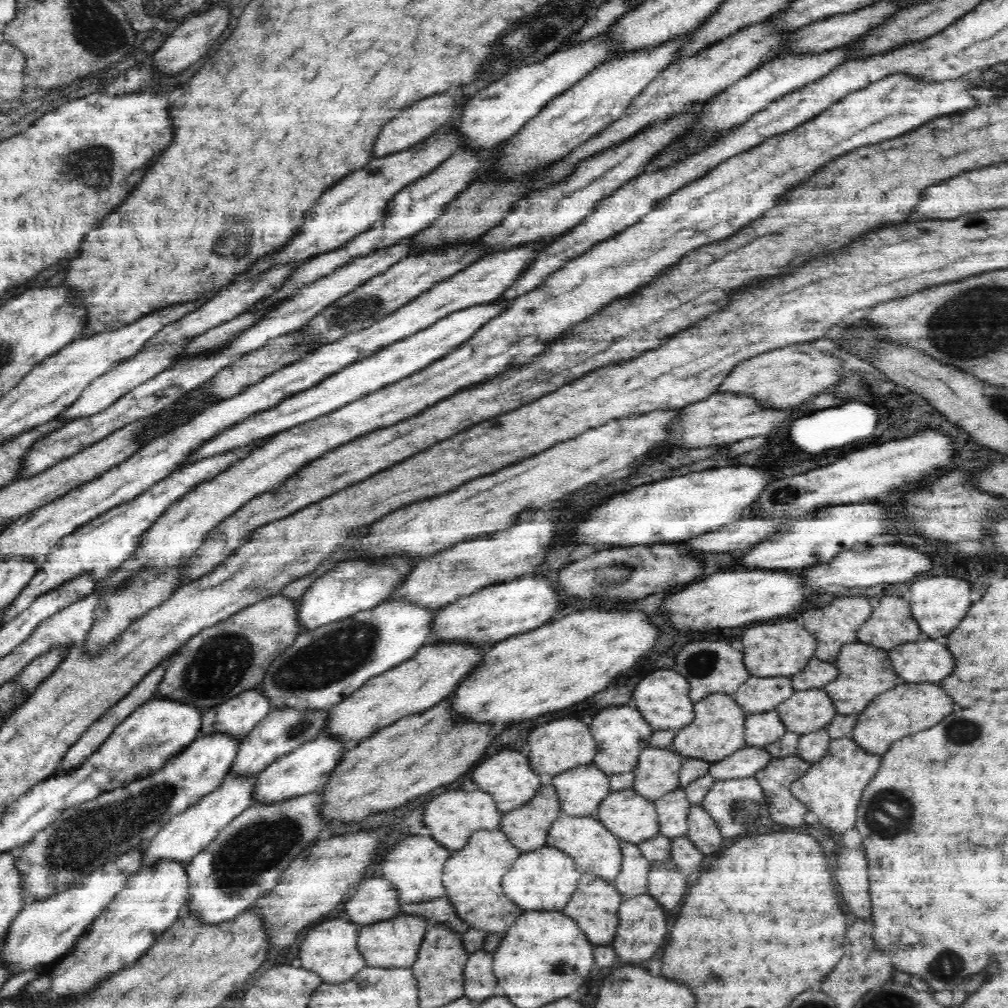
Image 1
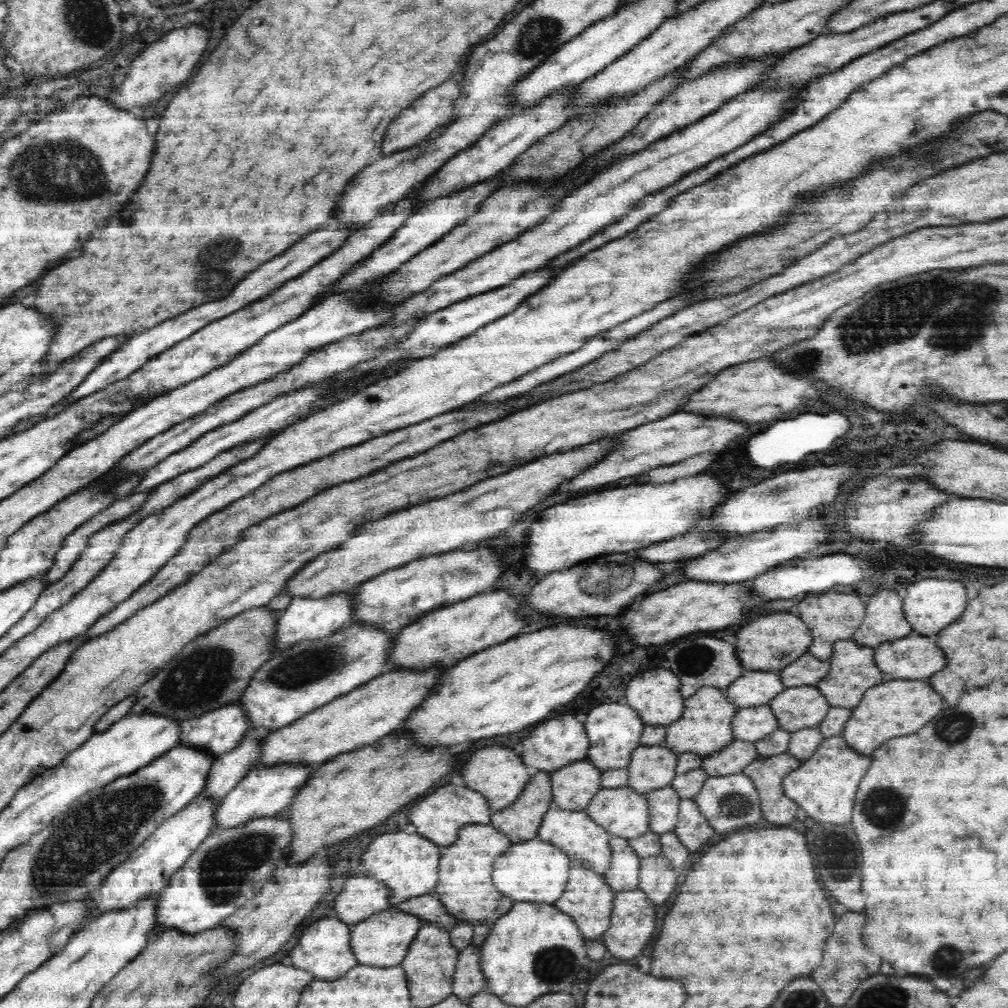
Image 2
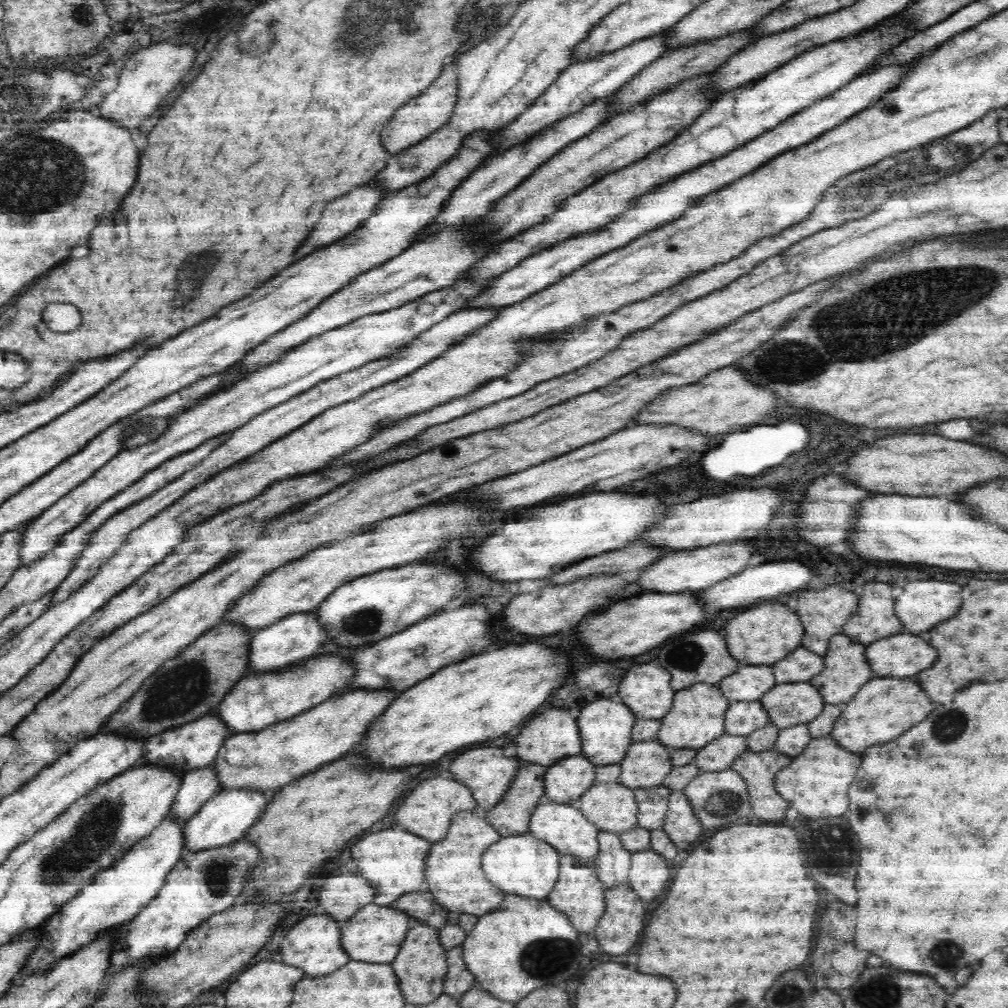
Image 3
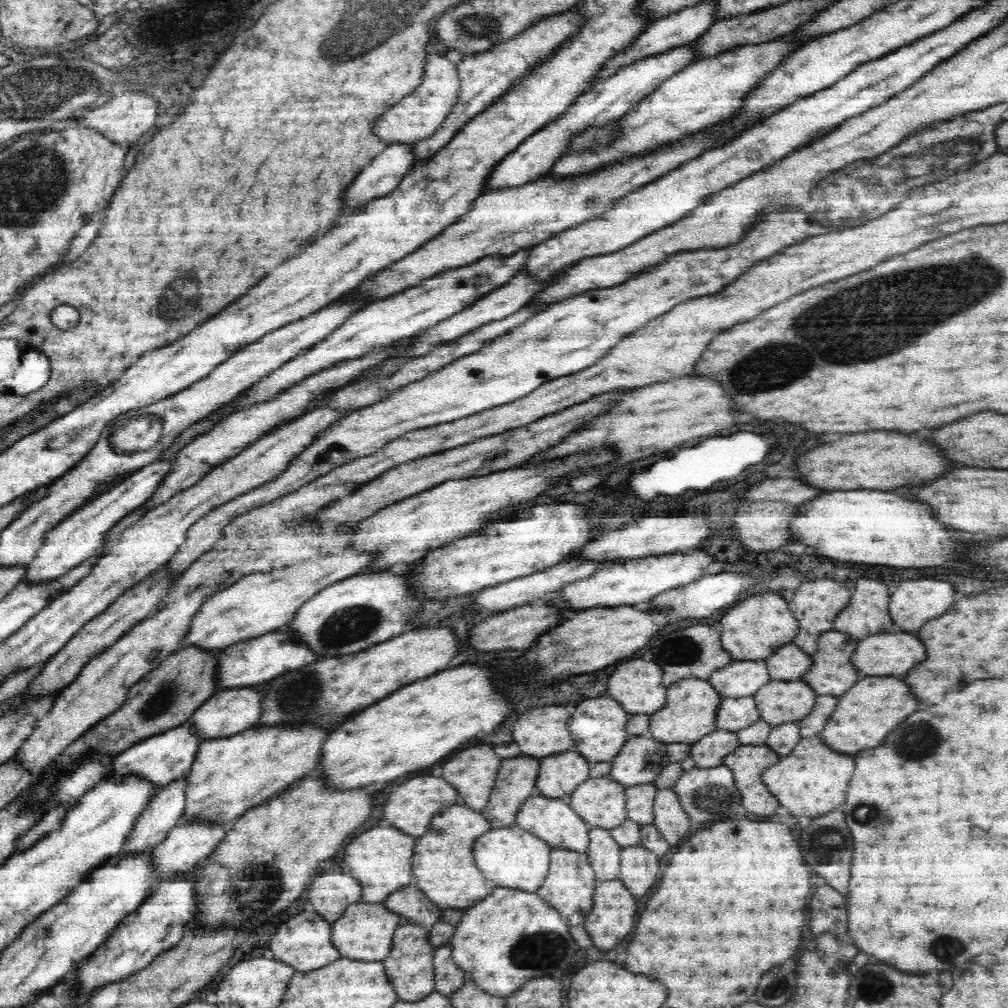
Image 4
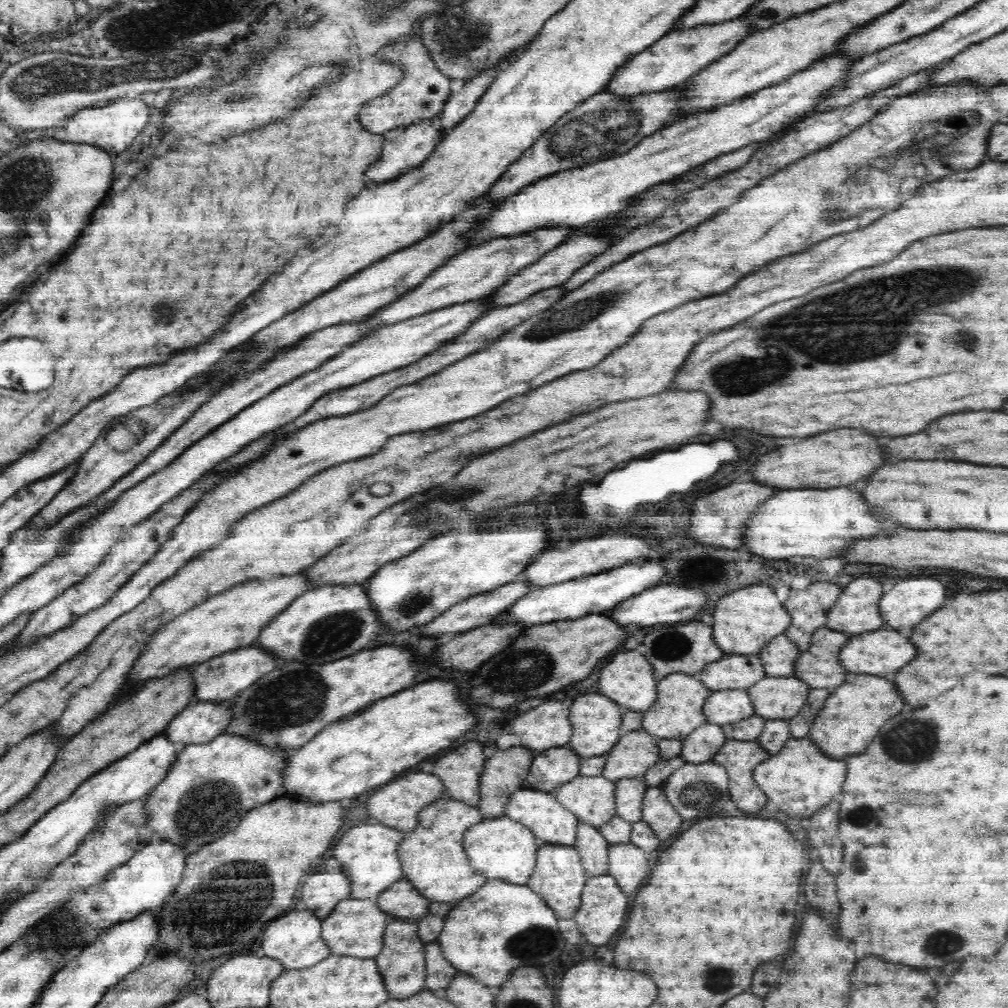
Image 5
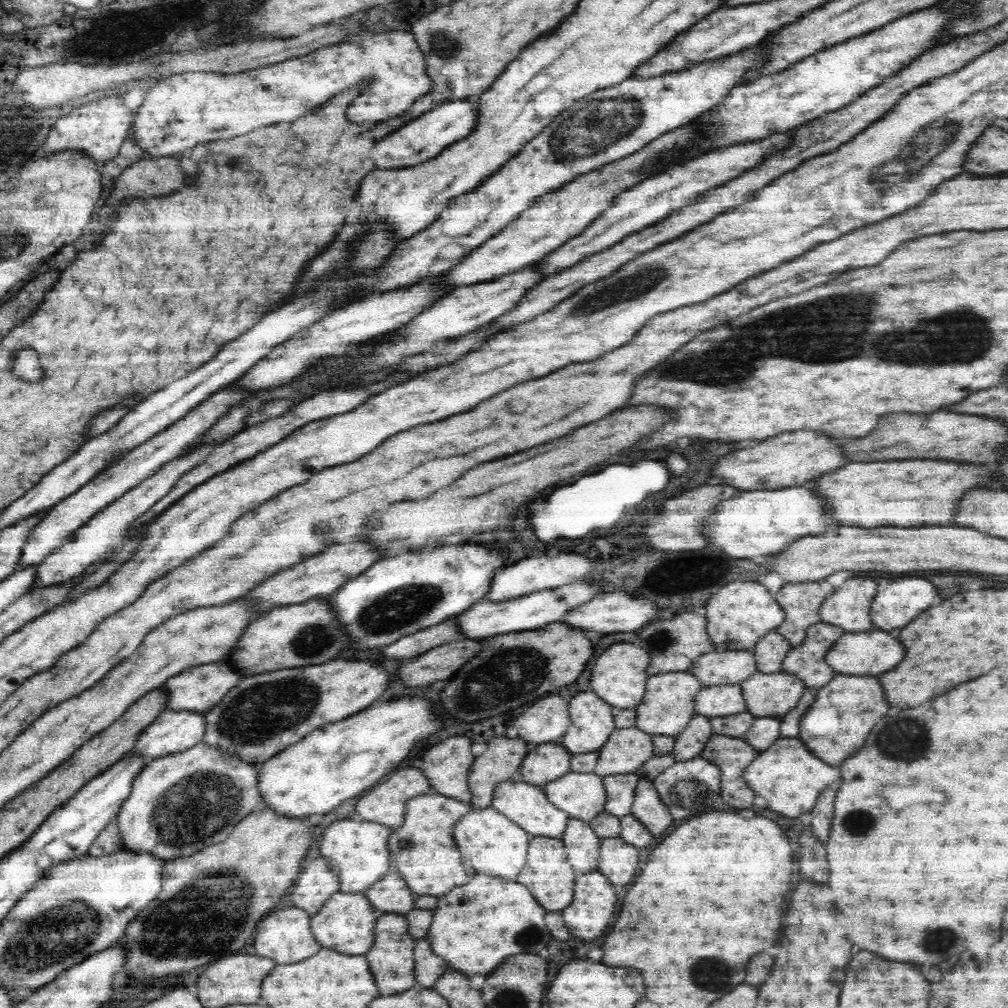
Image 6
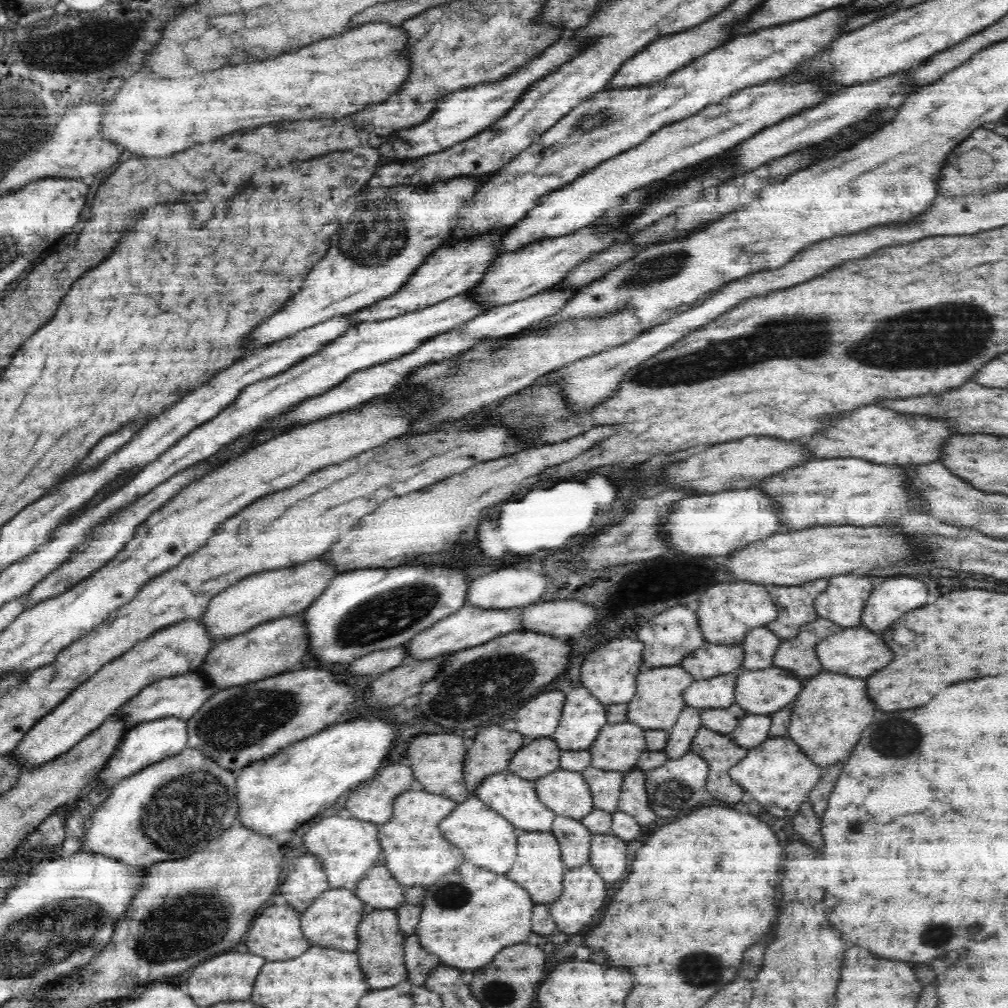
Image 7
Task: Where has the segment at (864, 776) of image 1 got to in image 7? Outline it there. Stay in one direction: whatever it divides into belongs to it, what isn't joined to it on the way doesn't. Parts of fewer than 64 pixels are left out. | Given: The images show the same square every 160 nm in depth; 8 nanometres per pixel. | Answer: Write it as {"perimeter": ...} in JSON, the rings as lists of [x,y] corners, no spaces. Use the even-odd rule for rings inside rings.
{"perimeter":[[[770,736],[756,748],[749,749],[742,760],[730,767],[728,775],[750,792],[766,812],[778,818],[791,818],[800,811],[800,804],[809,798],[808,794],[818,784],[822,772],[806,754],[800,752],[800,747],[792,739]]]}

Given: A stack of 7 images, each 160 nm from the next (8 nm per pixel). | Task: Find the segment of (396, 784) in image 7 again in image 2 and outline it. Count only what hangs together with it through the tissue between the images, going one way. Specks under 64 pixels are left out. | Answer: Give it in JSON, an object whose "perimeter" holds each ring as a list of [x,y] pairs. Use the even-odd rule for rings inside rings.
{"perimeter":[[[446,784],[426,798],[422,798],[412,810],[410,810],[410,820],[416,826],[416,832],[426,837],[429,841],[439,845],[442,849],[454,844],[458,838],[458,830],[466,824],[491,824],[490,816],[493,810],[486,802],[482,794],[468,790],[468,787],[454,786]]]}

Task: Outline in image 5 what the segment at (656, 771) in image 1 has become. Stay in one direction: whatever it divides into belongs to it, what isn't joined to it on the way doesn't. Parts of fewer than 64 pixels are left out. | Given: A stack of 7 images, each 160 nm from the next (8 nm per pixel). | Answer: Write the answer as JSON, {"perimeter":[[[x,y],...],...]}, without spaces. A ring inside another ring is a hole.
{"perimeter":[[[643,728],[623,732],[607,753],[602,775],[611,781],[642,776],[661,759],[657,741]]]}

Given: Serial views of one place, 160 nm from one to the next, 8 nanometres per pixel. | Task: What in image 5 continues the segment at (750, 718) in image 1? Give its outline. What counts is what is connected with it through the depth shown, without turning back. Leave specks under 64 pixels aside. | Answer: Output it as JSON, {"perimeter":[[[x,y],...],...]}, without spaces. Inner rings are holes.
{"perimeter":[[[744,689],[712,691],[702,712],[706,722],[719,725],[734,724],[755,715],[748,691]]]}

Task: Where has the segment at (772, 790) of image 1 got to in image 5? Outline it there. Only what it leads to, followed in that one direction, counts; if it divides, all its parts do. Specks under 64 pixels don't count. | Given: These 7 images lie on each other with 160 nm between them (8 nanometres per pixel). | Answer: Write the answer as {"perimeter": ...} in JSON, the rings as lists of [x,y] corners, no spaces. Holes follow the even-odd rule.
{"perimeter":[[[727,739],[714,754],[712,761],[728,771],[728,789],[731,800],[746,812],[760,812],[768,798],[754,783],[752,772],[771,754],[758,741]]]}

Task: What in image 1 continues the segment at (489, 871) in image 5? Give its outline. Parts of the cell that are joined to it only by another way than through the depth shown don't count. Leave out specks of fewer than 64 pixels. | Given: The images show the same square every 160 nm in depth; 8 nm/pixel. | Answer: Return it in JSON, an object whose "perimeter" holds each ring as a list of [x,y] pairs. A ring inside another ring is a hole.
{"perimeter":[[[547,845],[531,849],[530,852],[522,852],[502,878],[501,887],[506,896],[525,911],[563,911],[580,878],[582,872],[575,867],[574,859],[568,853]]]}

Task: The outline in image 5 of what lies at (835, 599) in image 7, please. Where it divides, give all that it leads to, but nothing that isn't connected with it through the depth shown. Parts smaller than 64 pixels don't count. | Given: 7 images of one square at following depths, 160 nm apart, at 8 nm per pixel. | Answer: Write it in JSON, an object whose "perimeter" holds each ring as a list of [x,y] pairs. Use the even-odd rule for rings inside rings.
{"perimeter":[[[868,576],[856,578],[842,589],[838,600],[826,614],[826,626],[849,636],[886,628],[878,610],[882,584]]]}

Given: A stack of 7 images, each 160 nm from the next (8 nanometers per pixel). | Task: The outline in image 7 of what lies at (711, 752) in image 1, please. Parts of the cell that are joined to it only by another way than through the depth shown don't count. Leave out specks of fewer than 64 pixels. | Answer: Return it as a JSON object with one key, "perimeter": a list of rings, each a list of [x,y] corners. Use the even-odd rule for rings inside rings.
{"perimeter":[[[658,666],[658,668],[643,669],[636,676],[634,698],[627,703],[626,718],[648,730],[670,730],[682,708],[686,706],[682,692],[695,681],[686,669],[678,666]]]}

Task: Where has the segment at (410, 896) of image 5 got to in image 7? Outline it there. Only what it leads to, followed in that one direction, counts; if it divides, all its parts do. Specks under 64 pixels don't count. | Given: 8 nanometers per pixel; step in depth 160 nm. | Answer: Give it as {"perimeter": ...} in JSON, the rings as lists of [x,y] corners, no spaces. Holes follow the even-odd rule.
{"perimeter":[[[384,863],[372,866],[353,889],[364,904],[375,909],[396,909],[405,903],[403,886]]]}

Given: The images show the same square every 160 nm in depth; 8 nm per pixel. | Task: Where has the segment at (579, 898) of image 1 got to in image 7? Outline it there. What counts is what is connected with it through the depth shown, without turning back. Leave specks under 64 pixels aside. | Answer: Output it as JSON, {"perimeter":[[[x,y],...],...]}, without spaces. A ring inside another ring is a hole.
{"perimeter":[[[552,831],[518,832],[516,857],[506,876],[524,887],[535,904],[552,905],[562,892],[562,876],[568,868],[562,862],[560,847]]]}

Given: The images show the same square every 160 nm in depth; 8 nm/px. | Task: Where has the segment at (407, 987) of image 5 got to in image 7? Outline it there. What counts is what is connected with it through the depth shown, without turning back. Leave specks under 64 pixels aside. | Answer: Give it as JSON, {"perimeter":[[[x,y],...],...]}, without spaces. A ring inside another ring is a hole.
{"perimeter":[[[374,909],[371,913],[362,916],[358,924],[358,962],[360,968],[364,970],[366,982],[370,988],[392,988],[392,986],[401,984],[408,979],[408,971],[404,965],[404,947],[402,943],[405,940],[405,934],[401,932],[398,926],[398,915],[396,909]]]}

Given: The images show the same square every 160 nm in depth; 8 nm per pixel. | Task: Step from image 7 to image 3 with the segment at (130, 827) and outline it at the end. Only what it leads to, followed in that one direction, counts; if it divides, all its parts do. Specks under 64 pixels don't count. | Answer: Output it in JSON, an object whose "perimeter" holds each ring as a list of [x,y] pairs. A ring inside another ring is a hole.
{"perimeter":[[[392,690],[346,691],[262,730],[231,734],[211,765],[218,775],[220,792],[236,788],[272,795],[318,767],[342,758],[362,740],[362,732],[370,728],[374,716],[382,716],[382,712],[390,706],[390,700],[394,700],[398,693]],[[234,748],[245,754],[239,766],[234,765]]]}

